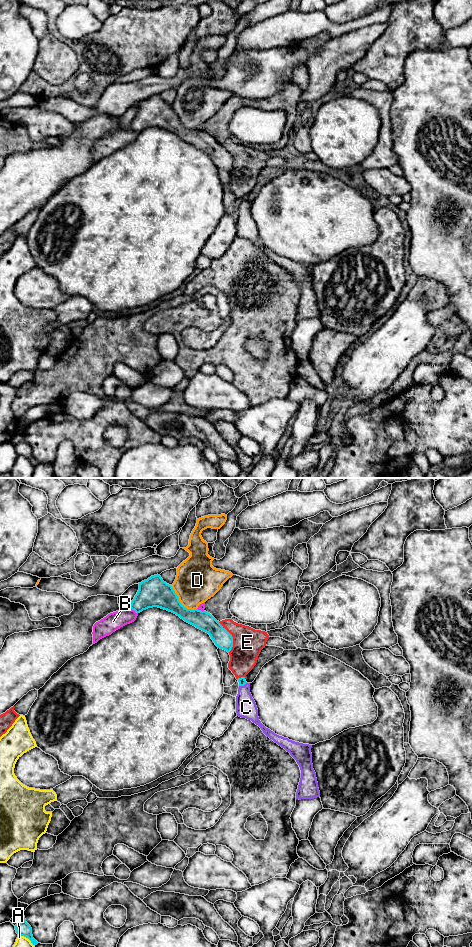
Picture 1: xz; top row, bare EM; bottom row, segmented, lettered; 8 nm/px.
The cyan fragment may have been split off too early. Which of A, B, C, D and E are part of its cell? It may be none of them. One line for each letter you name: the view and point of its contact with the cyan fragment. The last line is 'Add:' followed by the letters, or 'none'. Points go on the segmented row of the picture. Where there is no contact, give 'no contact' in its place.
C: xz (242, 685)
Add: C

